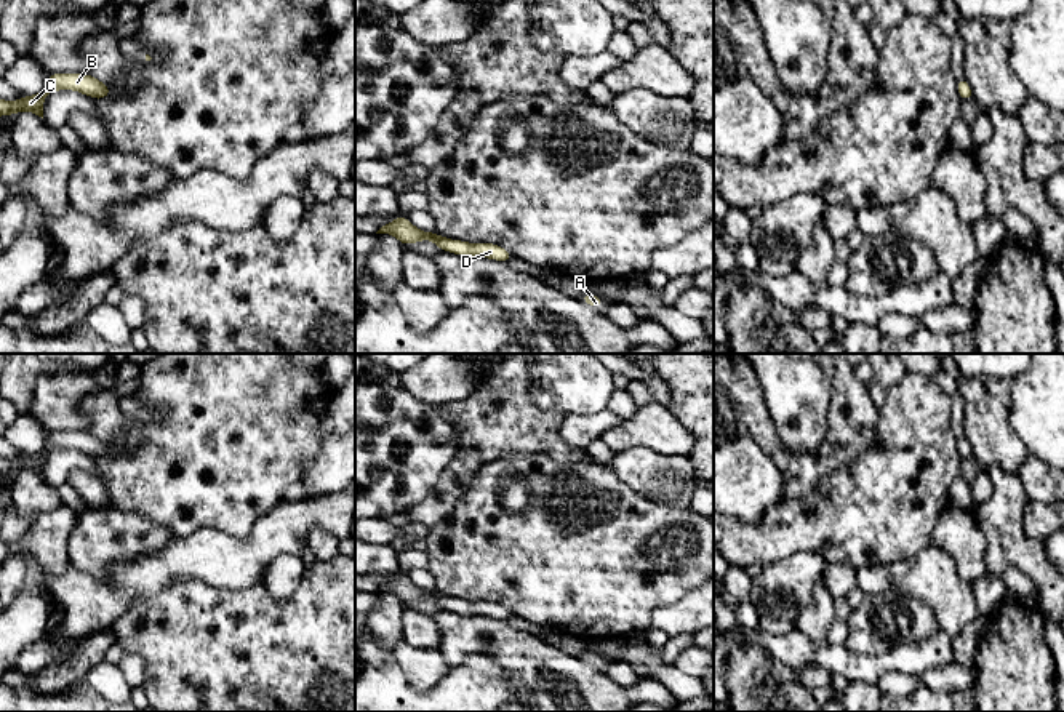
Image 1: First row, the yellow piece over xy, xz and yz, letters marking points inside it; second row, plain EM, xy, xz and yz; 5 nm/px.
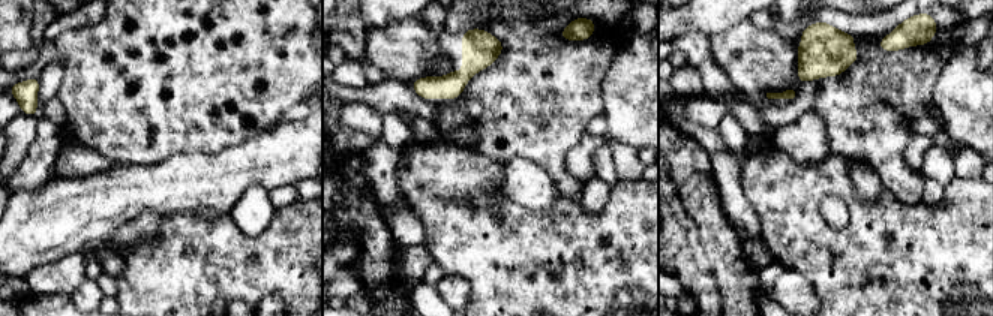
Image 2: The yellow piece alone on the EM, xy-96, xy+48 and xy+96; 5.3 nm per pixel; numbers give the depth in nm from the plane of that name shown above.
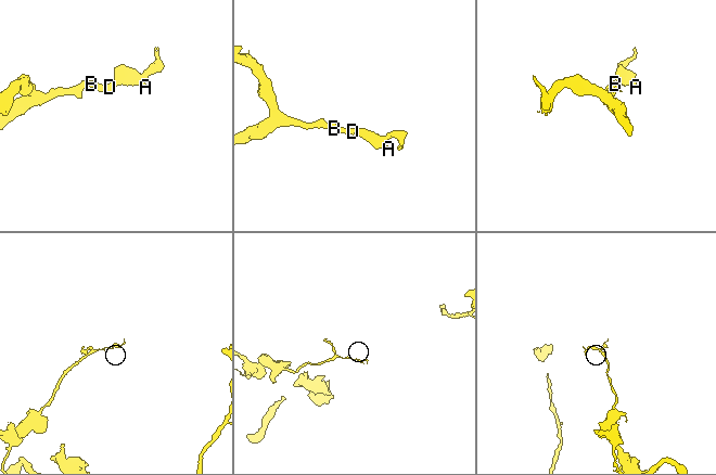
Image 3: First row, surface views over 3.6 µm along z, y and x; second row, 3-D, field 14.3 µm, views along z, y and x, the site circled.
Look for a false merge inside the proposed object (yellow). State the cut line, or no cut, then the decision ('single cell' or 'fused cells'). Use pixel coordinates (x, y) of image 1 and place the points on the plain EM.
no cut | single cell

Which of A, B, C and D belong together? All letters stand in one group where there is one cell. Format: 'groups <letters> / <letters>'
groups A B C D

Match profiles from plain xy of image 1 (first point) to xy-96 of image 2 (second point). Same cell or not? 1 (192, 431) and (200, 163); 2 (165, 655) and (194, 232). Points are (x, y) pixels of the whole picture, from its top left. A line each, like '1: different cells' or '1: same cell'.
1: different cells
2: same cell

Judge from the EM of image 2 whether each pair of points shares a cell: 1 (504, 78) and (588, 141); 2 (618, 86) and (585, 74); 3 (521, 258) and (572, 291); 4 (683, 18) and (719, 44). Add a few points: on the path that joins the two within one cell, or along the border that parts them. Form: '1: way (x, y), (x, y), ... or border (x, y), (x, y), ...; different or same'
1: border (585, 132), (567, 153), (566, 168); different
2: border (620, 48), (602, 87), (600, 113); different
3: way (533, 270), (554, 291), (560, 291); same
4: border (741, 21), (710, 38); different

